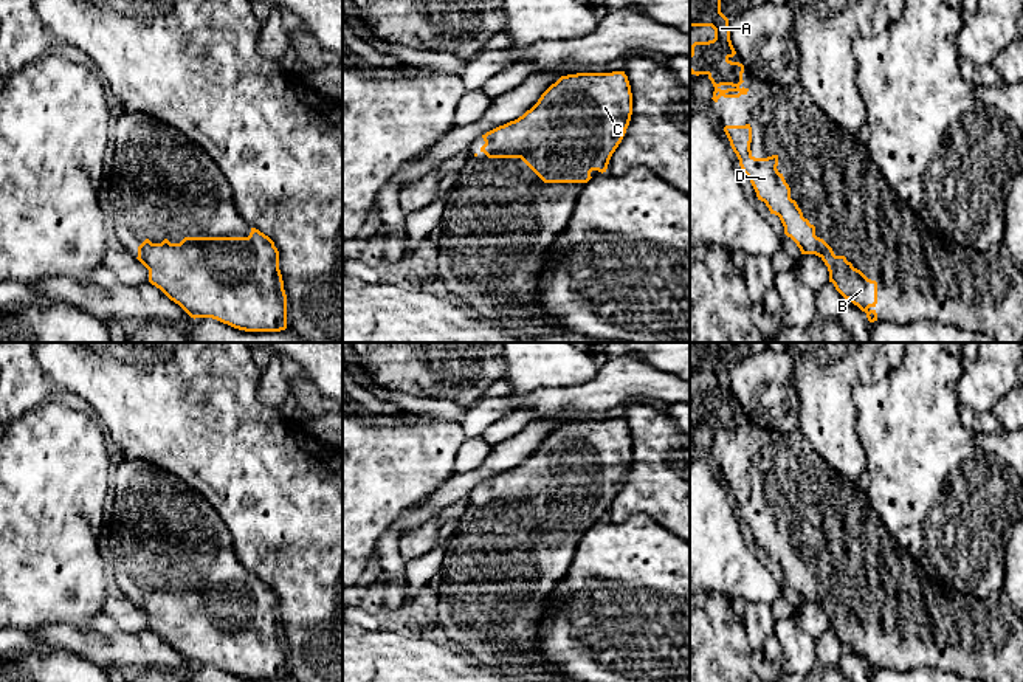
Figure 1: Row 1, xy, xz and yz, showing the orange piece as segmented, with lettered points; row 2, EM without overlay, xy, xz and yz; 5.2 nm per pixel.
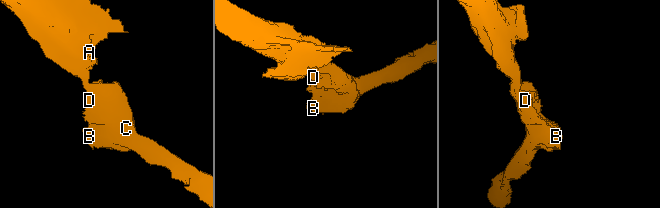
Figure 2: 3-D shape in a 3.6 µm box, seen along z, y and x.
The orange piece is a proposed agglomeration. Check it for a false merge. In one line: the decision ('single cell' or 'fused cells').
single cell

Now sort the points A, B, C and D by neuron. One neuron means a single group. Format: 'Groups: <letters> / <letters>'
Groups: A B C D

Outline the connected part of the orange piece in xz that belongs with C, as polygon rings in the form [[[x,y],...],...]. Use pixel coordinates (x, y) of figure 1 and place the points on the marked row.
[[[625,71],[561,76],[522,116],[482,135],[488,158],[521,158],[544,183],[587,183],[592,170],[606,172],[632,115]]]

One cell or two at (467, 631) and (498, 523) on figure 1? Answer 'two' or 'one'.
one

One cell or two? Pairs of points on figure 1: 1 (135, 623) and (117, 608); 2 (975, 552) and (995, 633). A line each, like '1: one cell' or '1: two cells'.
1: one cell
2: two cells

